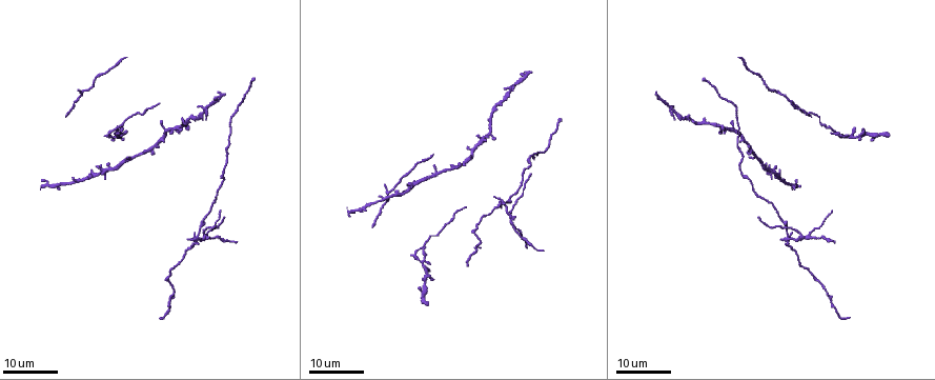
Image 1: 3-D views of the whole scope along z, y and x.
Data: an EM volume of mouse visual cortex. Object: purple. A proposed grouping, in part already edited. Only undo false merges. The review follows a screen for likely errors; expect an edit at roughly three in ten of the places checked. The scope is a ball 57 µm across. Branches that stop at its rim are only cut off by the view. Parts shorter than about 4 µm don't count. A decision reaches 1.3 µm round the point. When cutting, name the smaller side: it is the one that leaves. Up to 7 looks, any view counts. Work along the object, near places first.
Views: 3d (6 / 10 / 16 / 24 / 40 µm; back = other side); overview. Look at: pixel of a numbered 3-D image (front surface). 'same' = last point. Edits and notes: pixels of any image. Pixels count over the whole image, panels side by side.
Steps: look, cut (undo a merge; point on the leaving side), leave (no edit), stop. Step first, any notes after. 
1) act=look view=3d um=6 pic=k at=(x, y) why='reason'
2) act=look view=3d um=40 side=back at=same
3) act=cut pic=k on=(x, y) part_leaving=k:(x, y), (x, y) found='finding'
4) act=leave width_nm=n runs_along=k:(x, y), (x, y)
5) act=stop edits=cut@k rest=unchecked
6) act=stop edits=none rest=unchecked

act=look view=3d um=24 pic=1 at=(491, 132) why='three-way junction'

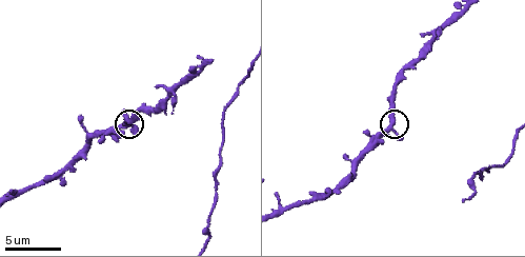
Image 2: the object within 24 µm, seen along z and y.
act=look view=3d um=6 pic=2 at=(392, 125) why='zoom in'

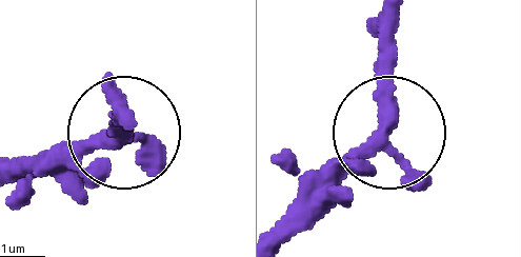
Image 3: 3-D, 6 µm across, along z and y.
act=look view=3d um=6 side=back pic=3 at=(380, 136)

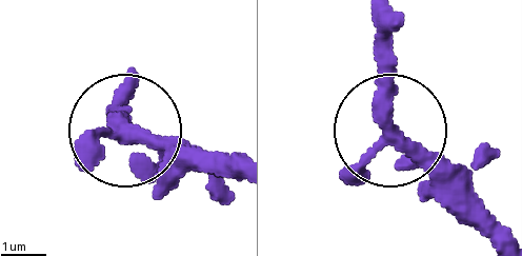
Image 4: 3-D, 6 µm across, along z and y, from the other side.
act=leave found='all the same cell'

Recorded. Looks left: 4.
act=look view=3d um=6 pic=2 at=(351, 180) why='three-way junction'

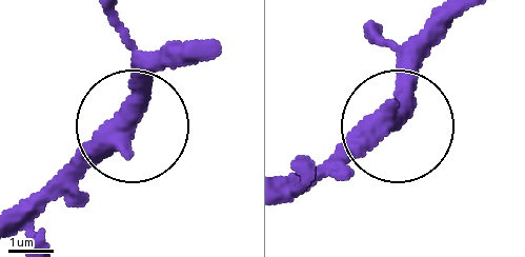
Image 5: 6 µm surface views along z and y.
act=leave arms=3 found='all the same cell'

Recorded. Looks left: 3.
act=look view=3d um=16 pic=1 at=(788, 238) why='four or more arms meet'

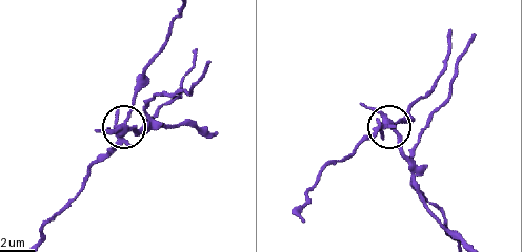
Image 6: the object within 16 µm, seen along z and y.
act=look view=3d um=6 pic=6 at=(125, 129)

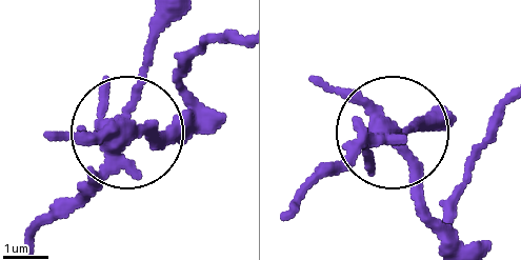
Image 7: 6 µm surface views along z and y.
act=cut pic=7 on=(157, 132) found='a second cell is stuck on'

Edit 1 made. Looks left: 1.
act=stop edits=cut@7 rest=unchecked

